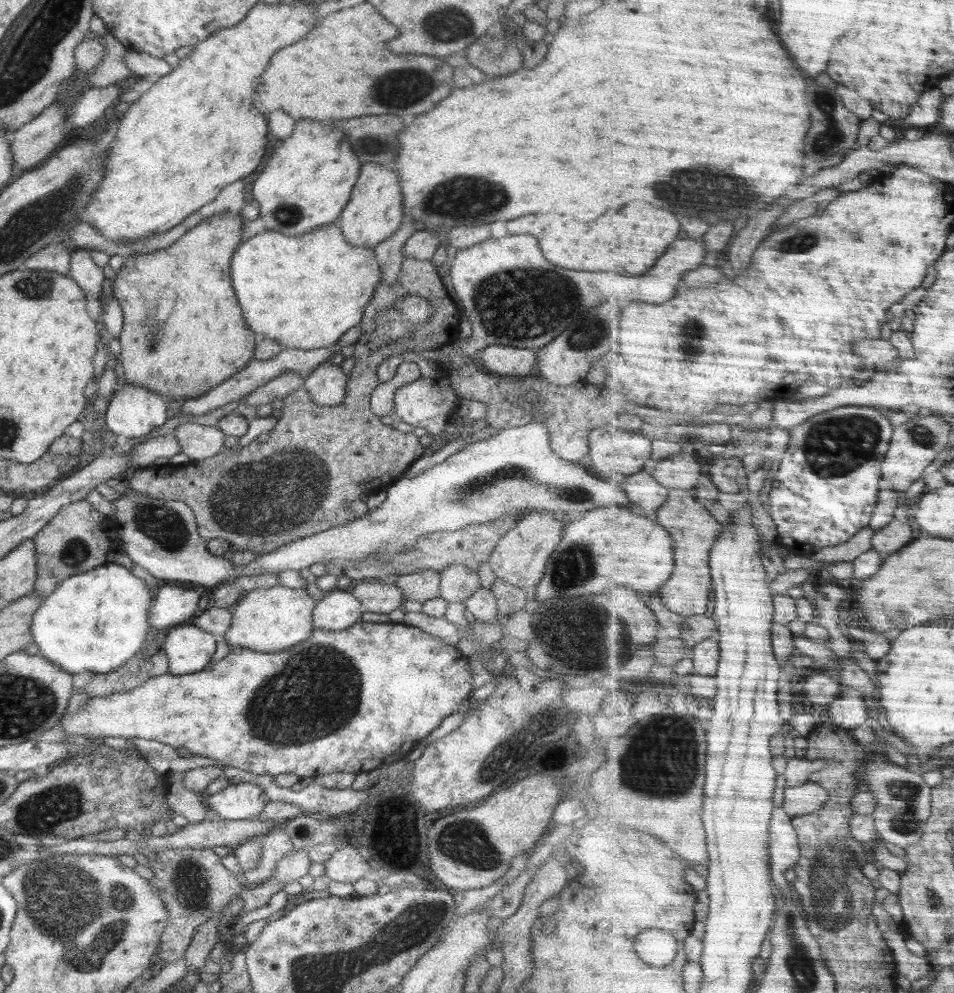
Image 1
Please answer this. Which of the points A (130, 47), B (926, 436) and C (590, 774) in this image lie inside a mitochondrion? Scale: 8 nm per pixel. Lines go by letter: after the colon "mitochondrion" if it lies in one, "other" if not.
A: other
B: mitochondrion
C: other

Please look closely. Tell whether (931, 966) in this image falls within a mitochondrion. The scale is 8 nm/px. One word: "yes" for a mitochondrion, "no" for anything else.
no

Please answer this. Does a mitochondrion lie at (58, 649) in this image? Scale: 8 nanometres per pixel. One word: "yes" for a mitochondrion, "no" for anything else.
no

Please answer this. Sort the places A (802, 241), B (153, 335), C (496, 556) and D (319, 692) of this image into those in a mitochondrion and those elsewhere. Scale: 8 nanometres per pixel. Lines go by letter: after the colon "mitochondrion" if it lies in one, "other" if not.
A: mitochondrion
B: mitochondrion
C: other
D: mitochondrion

